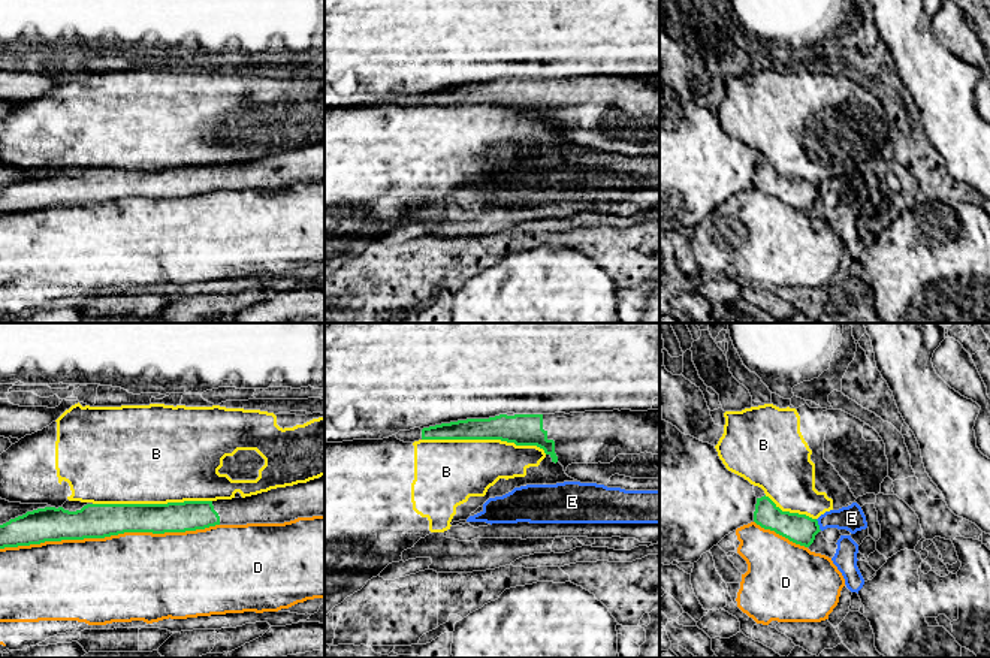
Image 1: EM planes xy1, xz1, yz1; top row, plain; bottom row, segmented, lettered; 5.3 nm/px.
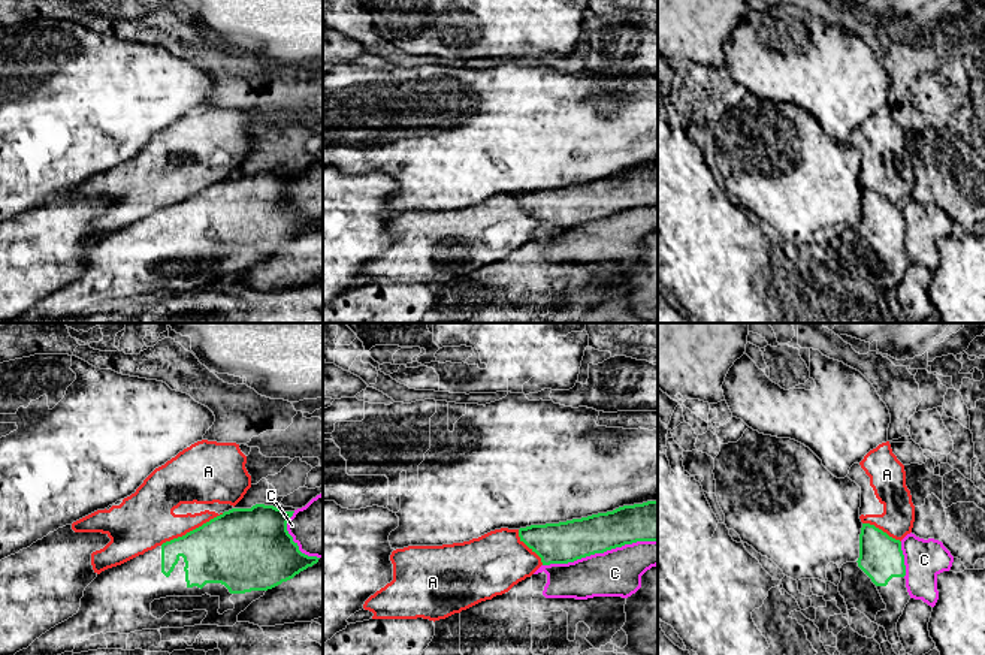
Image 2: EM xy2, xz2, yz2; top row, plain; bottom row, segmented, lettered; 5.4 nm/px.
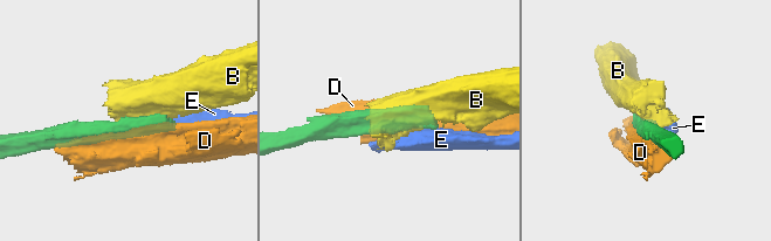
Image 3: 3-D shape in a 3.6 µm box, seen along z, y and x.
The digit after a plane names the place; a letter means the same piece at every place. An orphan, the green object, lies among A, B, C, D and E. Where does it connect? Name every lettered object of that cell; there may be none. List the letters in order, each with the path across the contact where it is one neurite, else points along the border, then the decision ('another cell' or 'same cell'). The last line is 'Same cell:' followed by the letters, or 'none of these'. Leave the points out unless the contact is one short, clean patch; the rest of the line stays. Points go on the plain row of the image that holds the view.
A: border xy2 (223, 178), (160, 210); another cell
B: another cell
C: another cell
D: another cell
E: another cell
Same cell: none of these

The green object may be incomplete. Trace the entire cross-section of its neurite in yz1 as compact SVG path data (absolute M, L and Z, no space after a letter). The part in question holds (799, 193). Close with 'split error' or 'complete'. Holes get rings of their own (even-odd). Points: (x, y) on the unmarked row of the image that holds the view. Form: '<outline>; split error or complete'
M769 162L757 163L754 187L764 194L809 212L821 196L818 185L806 179L782 176Z; complete

